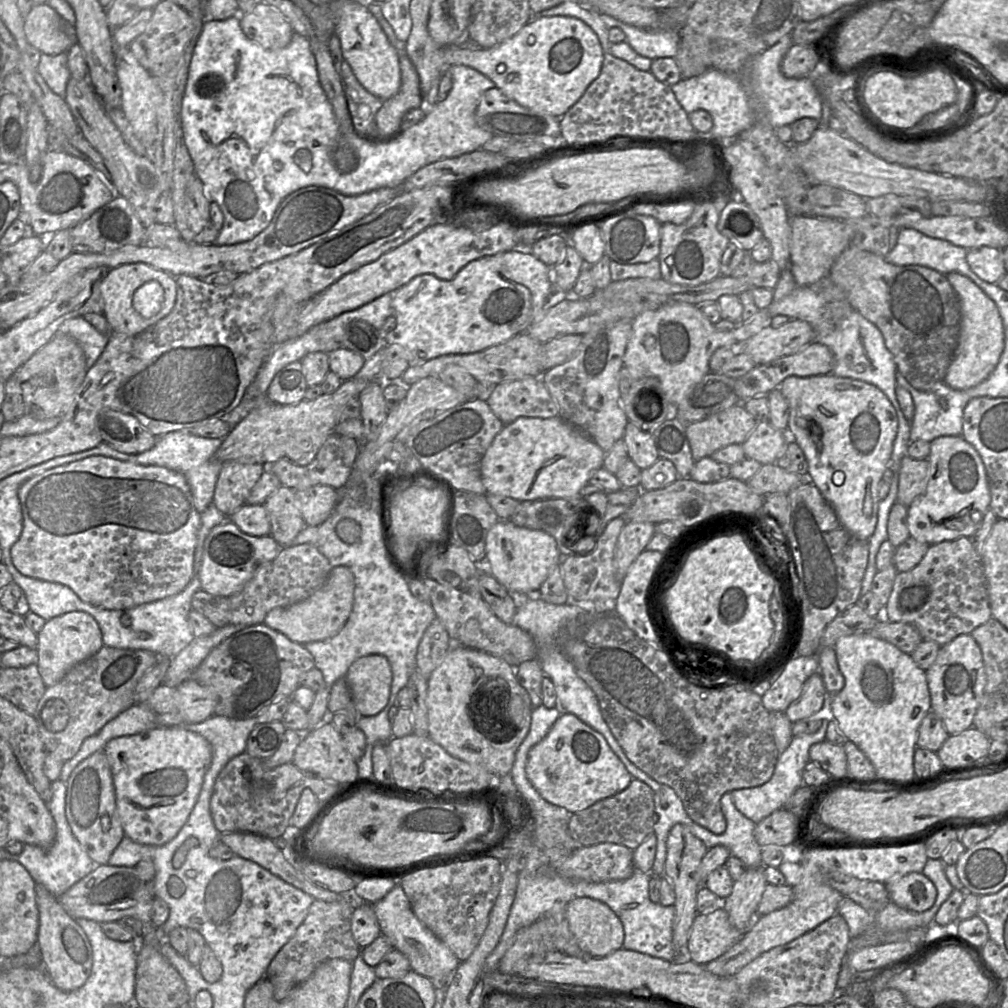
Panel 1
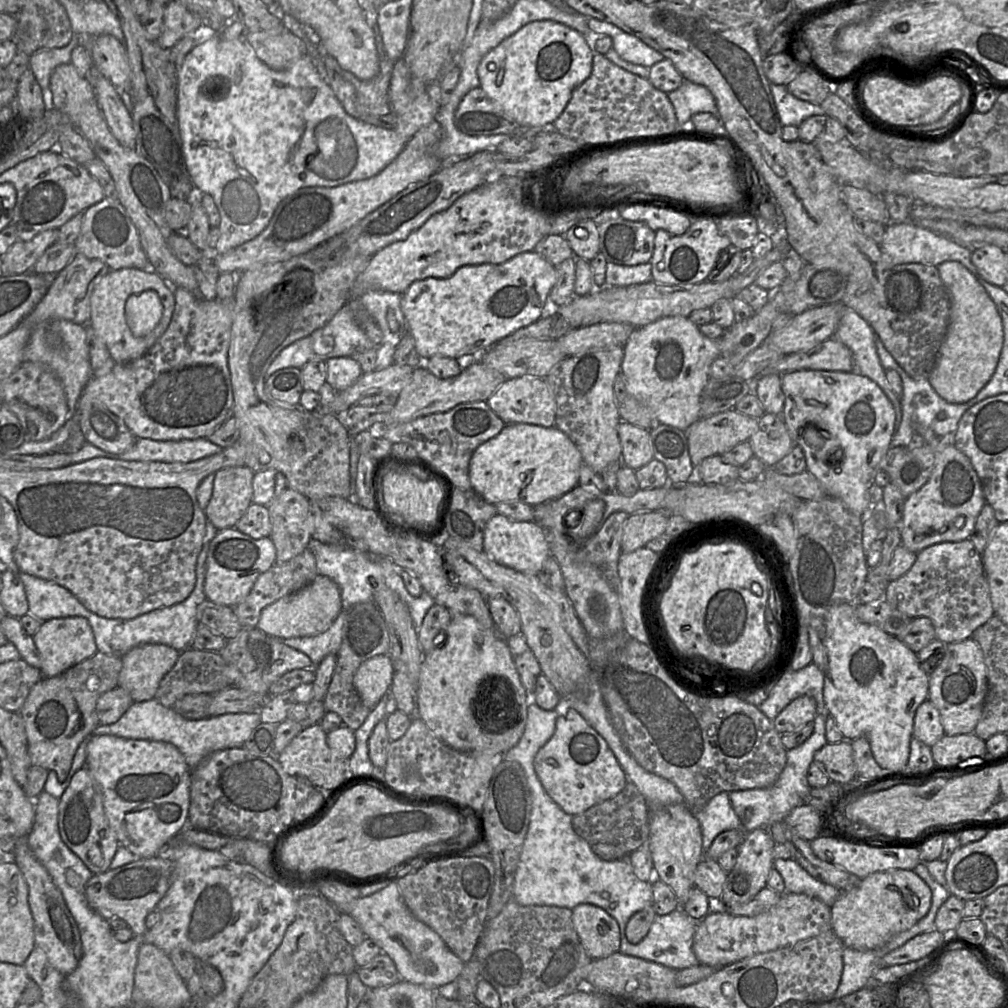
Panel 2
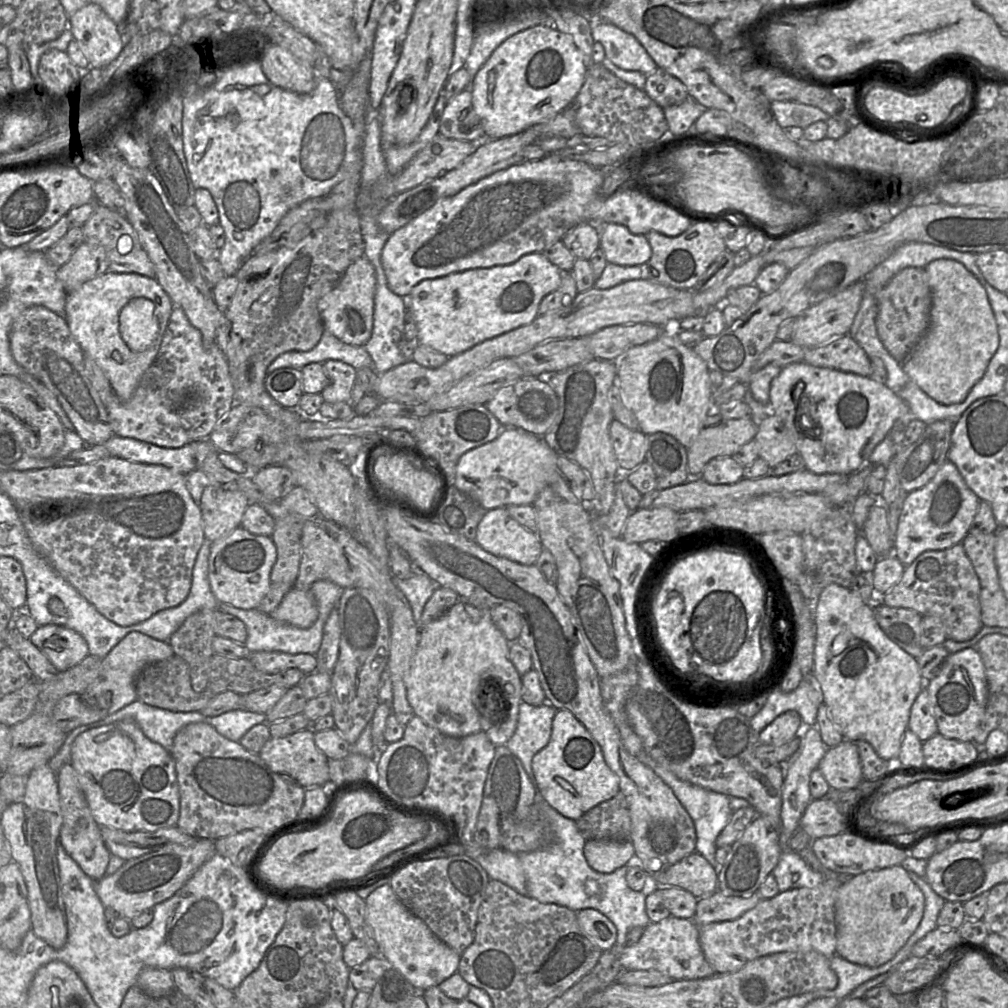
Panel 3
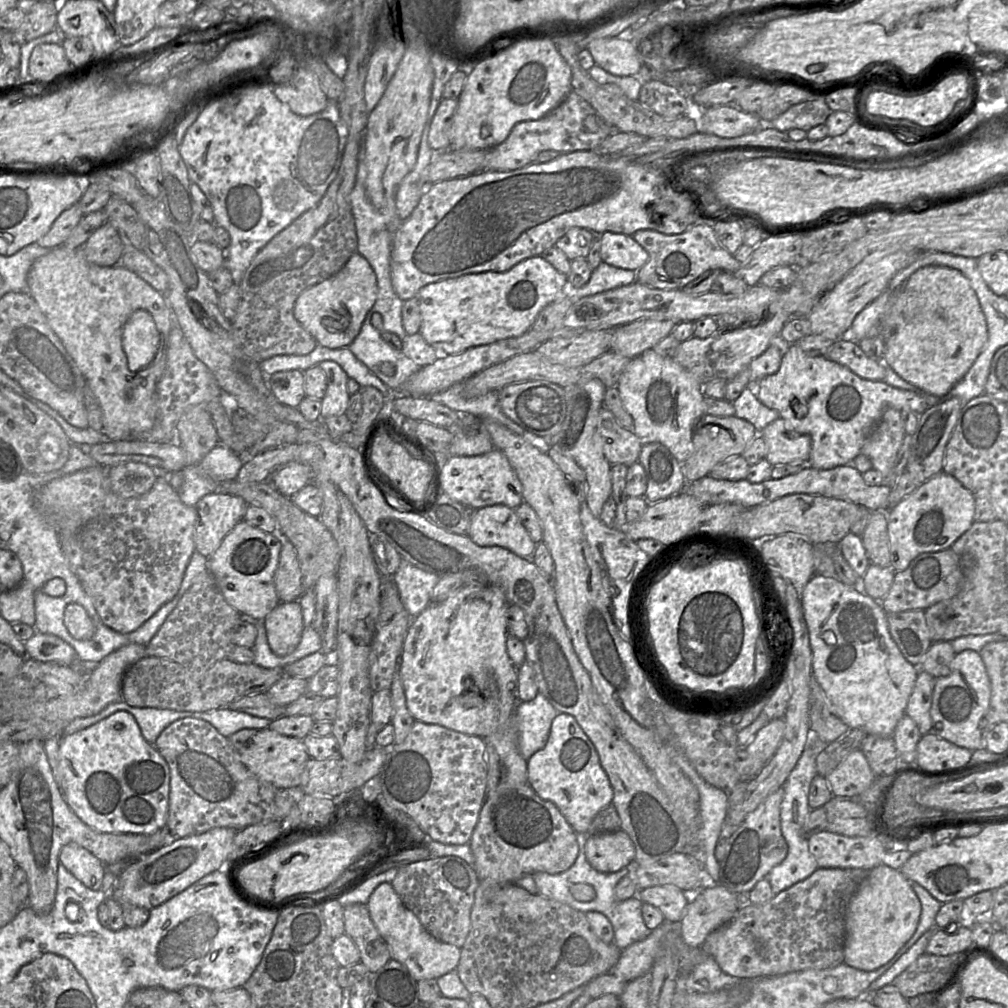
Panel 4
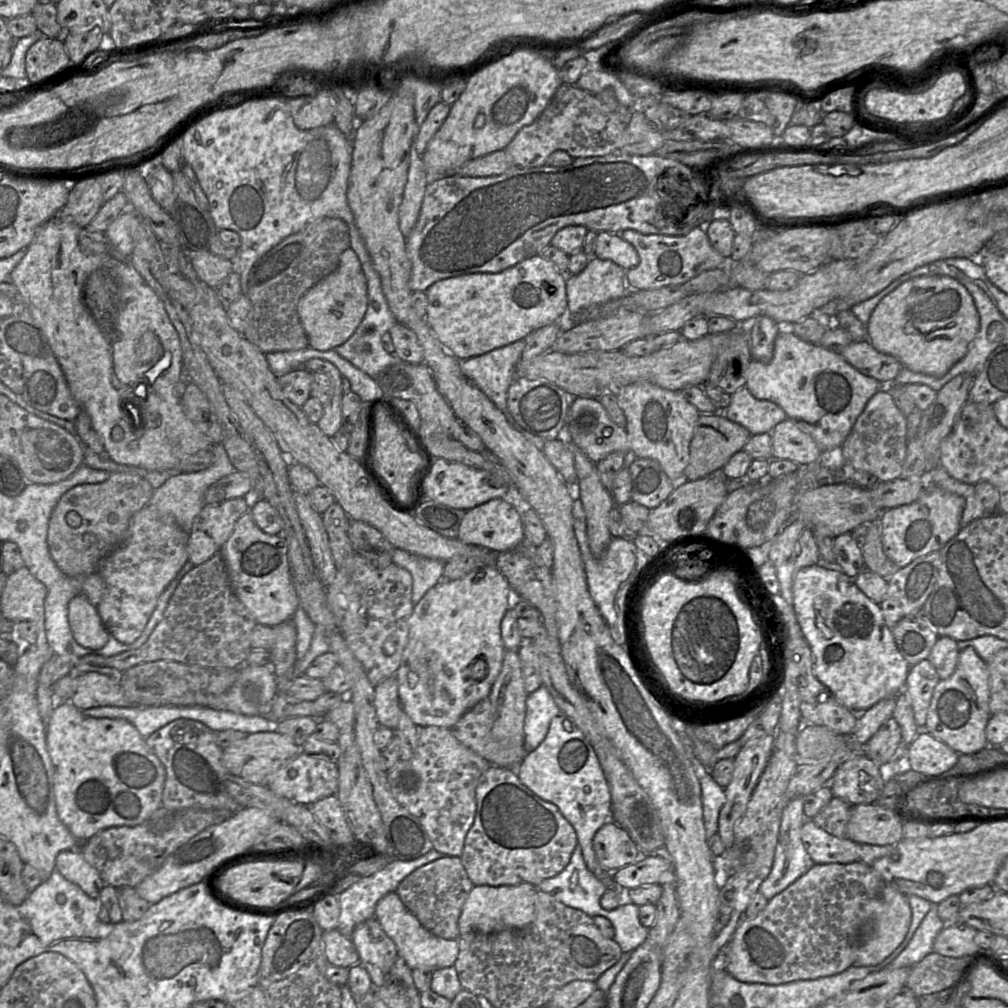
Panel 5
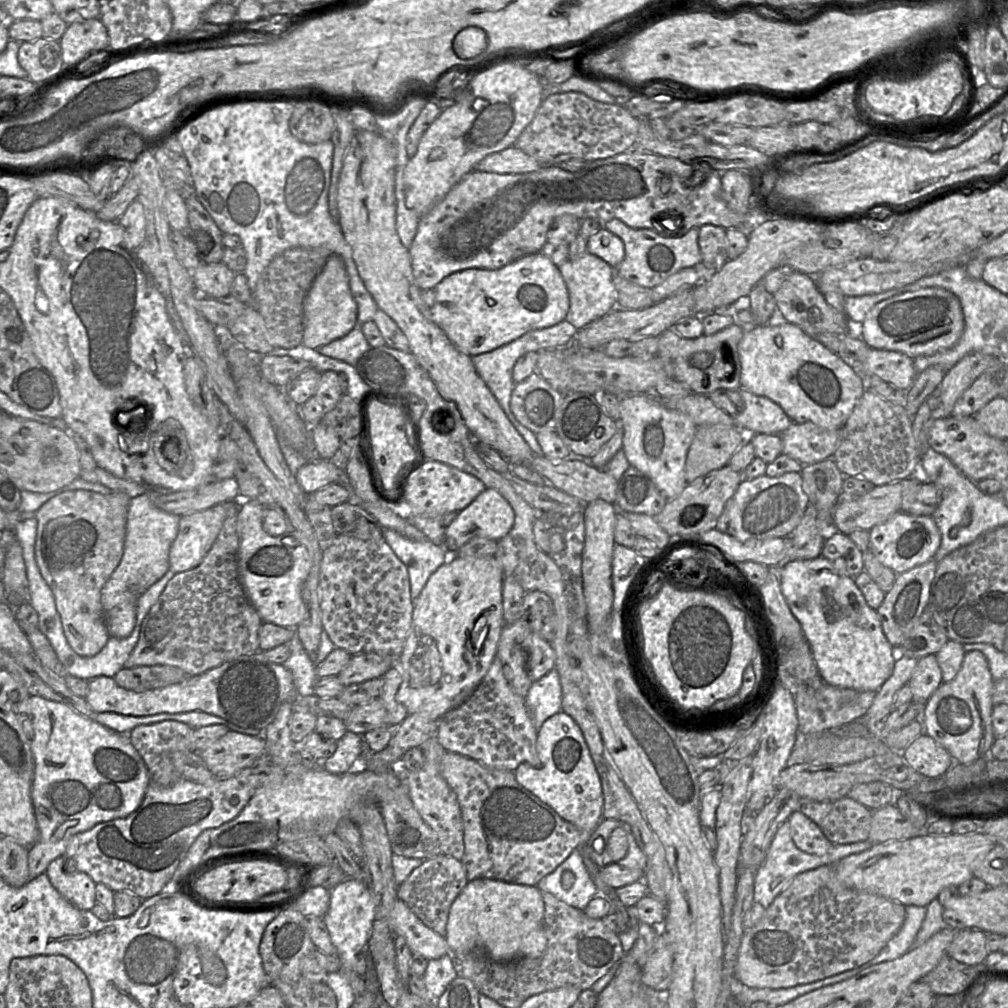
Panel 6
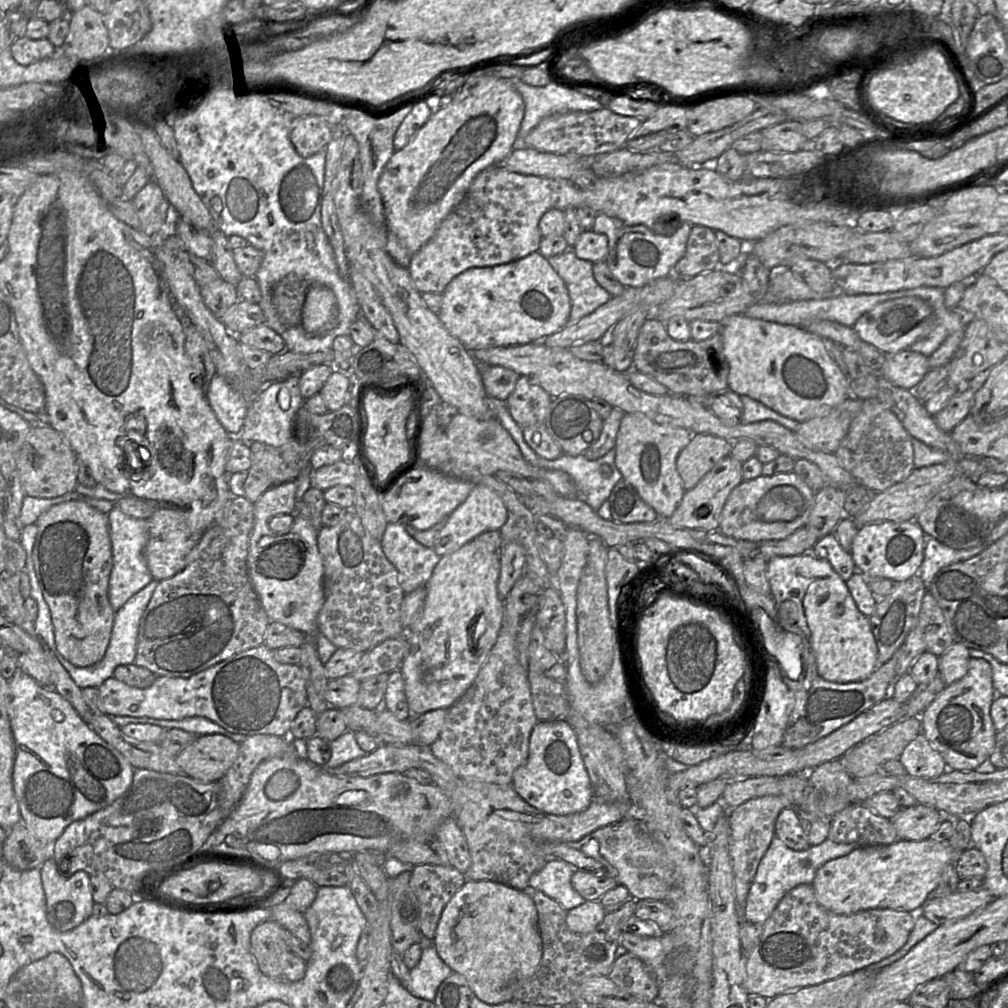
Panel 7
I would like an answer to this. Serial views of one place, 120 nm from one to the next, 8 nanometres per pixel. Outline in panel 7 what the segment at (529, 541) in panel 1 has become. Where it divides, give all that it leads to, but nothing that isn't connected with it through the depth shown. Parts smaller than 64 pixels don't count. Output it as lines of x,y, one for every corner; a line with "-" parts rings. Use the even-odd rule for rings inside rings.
476,483
467,499
449,515
433,550
441,557
453,553
483,532
500,530
507,521
507,517
507,509
500,496
488,486

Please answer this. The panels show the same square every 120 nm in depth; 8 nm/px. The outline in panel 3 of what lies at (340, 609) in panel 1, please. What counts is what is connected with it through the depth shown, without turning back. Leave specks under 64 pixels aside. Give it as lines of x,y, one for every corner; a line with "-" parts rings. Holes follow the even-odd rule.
292,587
271,614
276,620
308,628
317,620
318,609
310,589
299,590

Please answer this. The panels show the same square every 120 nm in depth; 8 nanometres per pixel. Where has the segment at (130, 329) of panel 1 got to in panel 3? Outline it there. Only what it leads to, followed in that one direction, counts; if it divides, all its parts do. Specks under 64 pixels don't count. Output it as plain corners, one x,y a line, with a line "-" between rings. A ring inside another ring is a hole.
108,270
66,296
64,318
71,334
86,356
91,357
108,378
114,394
122,401
129,400
136,391
145,371
155,360
167,328
173,302
156,278
137,273
117,273
-
144,297
155,305
158,332
153,343
142,352
133,352
126,345
119,331
119,314
133,298

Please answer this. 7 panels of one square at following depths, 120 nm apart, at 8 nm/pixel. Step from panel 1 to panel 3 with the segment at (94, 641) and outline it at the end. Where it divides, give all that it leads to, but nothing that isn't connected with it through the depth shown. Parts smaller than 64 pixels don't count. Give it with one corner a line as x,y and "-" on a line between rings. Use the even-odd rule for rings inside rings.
38,626
29,639
58,672
74,667
89,655
88,645
83,636
64,626

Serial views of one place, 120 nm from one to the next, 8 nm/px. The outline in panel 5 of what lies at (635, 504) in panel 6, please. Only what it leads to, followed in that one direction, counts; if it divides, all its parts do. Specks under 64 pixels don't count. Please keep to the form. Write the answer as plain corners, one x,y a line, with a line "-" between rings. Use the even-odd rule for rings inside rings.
636,458
628,468
631,476
631,501
654,509
674,490
660,464
649,458

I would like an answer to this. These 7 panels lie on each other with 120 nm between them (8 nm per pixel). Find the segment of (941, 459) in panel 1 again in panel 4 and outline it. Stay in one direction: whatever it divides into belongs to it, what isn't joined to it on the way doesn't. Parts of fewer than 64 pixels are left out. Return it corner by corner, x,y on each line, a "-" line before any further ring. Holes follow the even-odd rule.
942,471
921,484
887,513
890,561
894,571
905,570
922,553
951,548
973,524
975,495

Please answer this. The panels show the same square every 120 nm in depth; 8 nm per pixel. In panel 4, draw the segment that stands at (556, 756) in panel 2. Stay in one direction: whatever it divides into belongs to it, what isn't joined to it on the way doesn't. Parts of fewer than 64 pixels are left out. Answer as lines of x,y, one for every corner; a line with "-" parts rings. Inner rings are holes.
558,713
546,745
527,761
528,784
543,800
553,803
576,834
588,834
594,817
612,804
613,789
597,751
576,719

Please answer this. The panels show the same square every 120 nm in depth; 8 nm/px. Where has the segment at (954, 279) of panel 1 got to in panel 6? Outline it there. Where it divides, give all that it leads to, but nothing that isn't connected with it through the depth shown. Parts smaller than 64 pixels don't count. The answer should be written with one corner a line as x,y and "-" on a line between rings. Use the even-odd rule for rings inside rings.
928,287
877,303
861,323
861,338
872,349
896,351
915,359
952,348
964,331
961,303
952,292

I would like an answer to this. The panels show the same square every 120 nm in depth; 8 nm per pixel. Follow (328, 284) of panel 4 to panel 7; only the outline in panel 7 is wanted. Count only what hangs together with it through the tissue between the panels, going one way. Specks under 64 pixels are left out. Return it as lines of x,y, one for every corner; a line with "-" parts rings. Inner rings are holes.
311,284
302,310
304,330
324,335
339,323
339,307
334,292
322,284

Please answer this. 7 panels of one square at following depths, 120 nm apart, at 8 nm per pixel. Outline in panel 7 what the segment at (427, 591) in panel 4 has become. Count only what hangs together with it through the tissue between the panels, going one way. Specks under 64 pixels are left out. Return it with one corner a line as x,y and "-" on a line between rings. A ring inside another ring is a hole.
388,523
380,543
397,570
397,580
405,594
426,586
441,559
433,548
417,542
401,524

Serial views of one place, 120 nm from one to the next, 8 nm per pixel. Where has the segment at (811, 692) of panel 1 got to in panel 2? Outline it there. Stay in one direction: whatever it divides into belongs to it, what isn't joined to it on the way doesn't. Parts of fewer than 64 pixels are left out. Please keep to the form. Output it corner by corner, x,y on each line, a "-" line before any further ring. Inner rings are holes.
802,695
789,703
773,720
778,733
792,733
809,722
817,715
816,701
813,697

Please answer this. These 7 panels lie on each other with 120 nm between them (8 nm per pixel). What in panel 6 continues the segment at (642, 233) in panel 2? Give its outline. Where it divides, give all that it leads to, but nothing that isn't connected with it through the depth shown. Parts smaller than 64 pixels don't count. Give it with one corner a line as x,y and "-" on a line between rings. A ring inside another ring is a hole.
601,228
586,240
587,253
597,256
615,268
625,257
623,241
612,232

